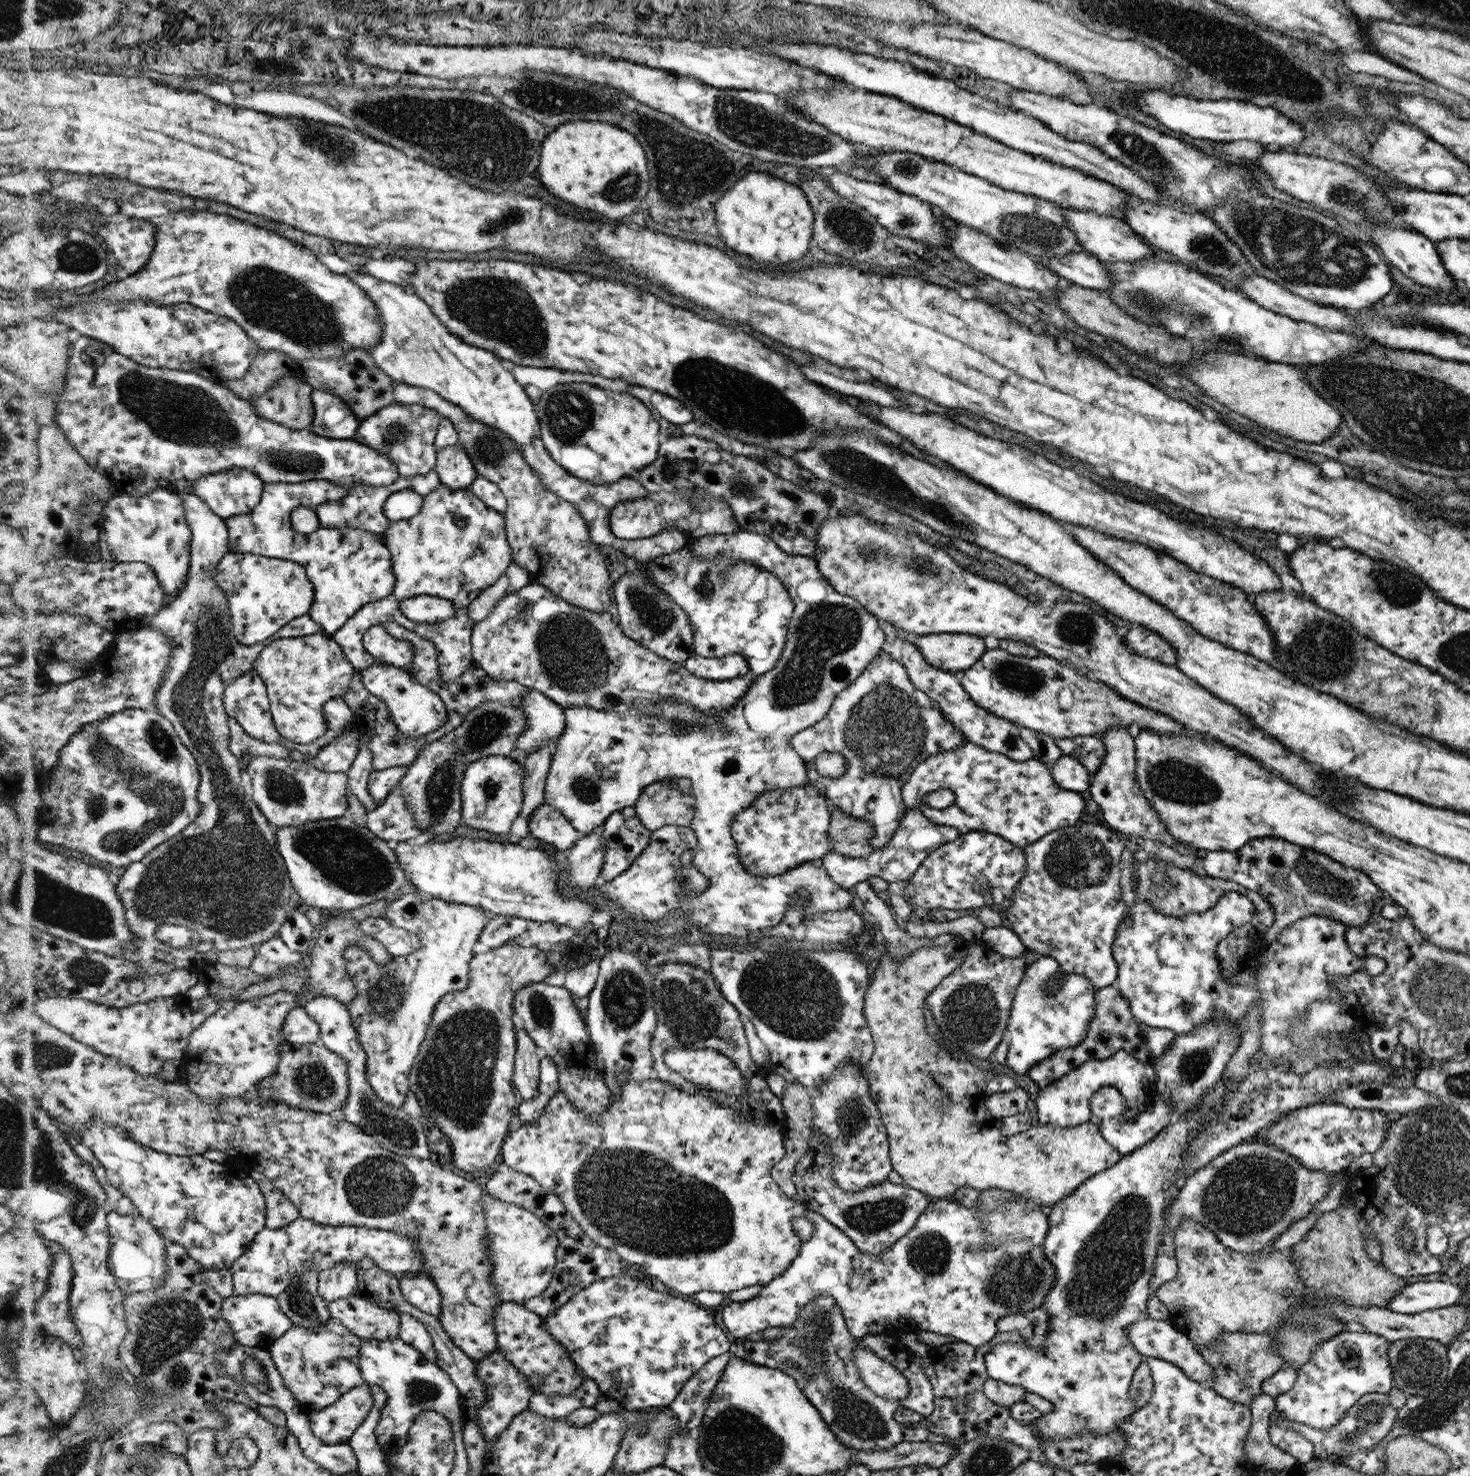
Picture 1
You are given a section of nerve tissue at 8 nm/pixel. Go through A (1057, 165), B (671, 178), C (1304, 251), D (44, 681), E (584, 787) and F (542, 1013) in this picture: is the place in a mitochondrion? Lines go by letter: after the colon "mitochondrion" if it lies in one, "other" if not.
A: other
B: mitochondrion
C: mitochondrion
D: other
E: mitochondrion
F: mitochondrion

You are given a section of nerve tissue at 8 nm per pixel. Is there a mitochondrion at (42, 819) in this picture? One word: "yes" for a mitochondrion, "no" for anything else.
no

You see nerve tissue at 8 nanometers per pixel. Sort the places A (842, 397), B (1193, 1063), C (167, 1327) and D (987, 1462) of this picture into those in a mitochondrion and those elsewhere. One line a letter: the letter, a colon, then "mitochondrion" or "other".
A: other
B: mitochondrion
C: mitochondrion
D: mitochondrion

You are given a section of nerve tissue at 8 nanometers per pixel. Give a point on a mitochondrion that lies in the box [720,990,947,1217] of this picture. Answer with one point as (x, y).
(851, 1118)

